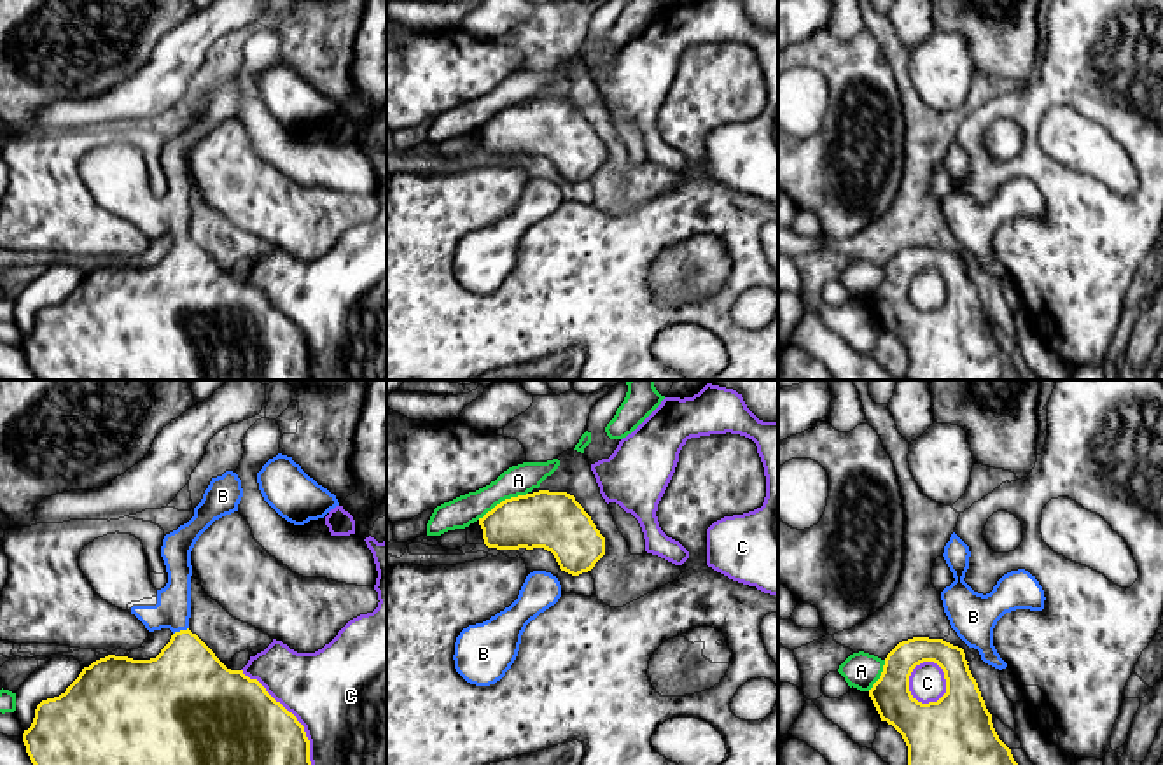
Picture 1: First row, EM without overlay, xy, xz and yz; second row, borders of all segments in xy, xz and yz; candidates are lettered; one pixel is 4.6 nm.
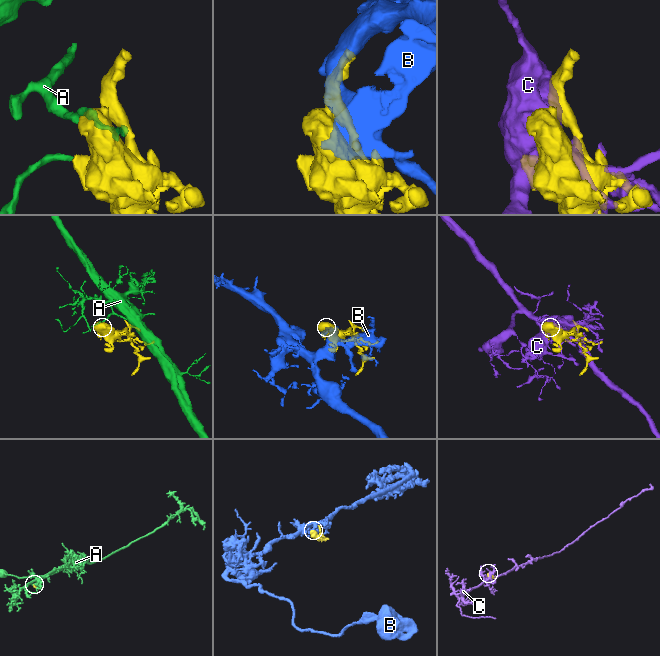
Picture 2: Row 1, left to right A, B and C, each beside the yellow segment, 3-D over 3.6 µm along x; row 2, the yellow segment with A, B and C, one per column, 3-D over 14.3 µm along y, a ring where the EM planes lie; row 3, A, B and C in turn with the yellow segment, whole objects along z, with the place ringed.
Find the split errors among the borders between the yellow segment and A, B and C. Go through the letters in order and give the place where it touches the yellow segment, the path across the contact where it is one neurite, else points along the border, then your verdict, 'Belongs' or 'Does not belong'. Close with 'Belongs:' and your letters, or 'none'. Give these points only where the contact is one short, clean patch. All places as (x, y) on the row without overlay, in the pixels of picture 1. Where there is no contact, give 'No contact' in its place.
A: Touches yellow at xz (502, 109). Does not belong
B: Touches yellow at xy (181, 238). Belongs
C: Touches yellow at yz (908, 286). Does not belong
Belongs: B

